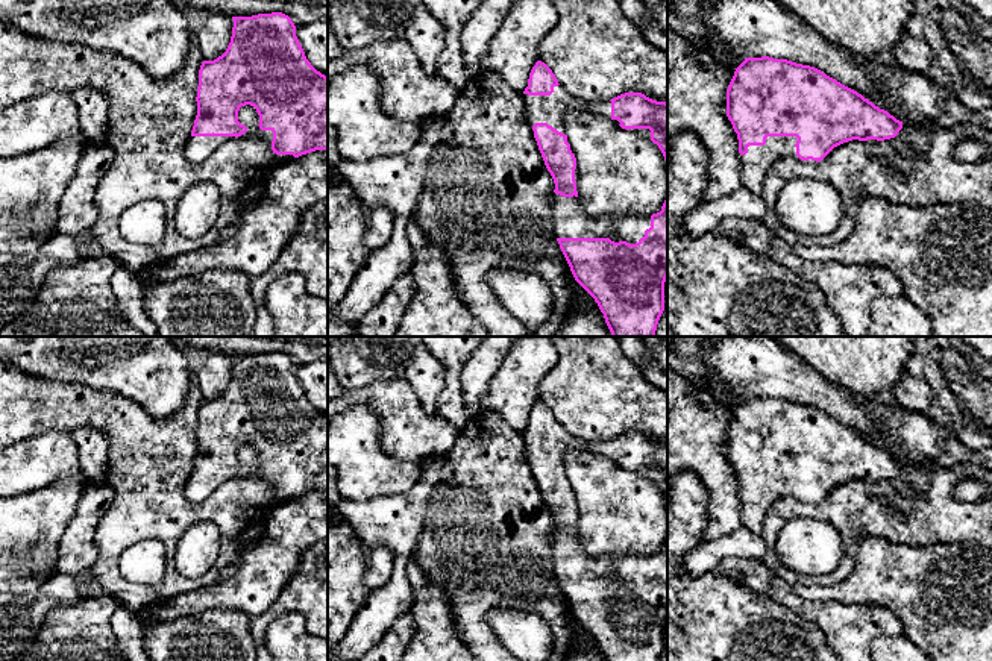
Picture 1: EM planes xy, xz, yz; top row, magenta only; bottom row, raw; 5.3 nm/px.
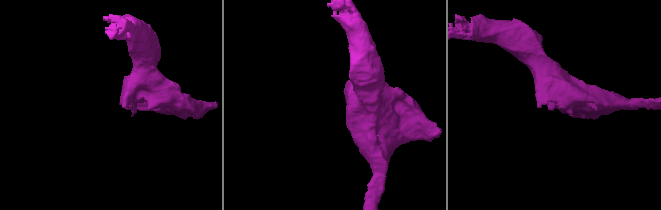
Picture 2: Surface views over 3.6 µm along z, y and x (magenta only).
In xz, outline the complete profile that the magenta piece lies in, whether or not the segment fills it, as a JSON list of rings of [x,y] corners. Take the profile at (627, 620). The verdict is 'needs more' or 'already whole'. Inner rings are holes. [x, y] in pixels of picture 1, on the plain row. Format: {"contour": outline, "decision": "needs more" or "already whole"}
{"contour": [[[542,400],[532,406],[522,438],[526,461],[555,523],[555,534],[551,538],[554,572],[575,620],[595,638],[605,661],[658,661],[664,650],[667,619],[667,538],[661,550],[652,555],[587,553],[578,538],[579,514],[566,475],[564,455],[587,449],[611,459],[622,468],[657,484],[667,506],[667,443],[642,432],[625,432],[611,440],[584,444],[558,423],[552,409]]], "decision": "needs more"}

